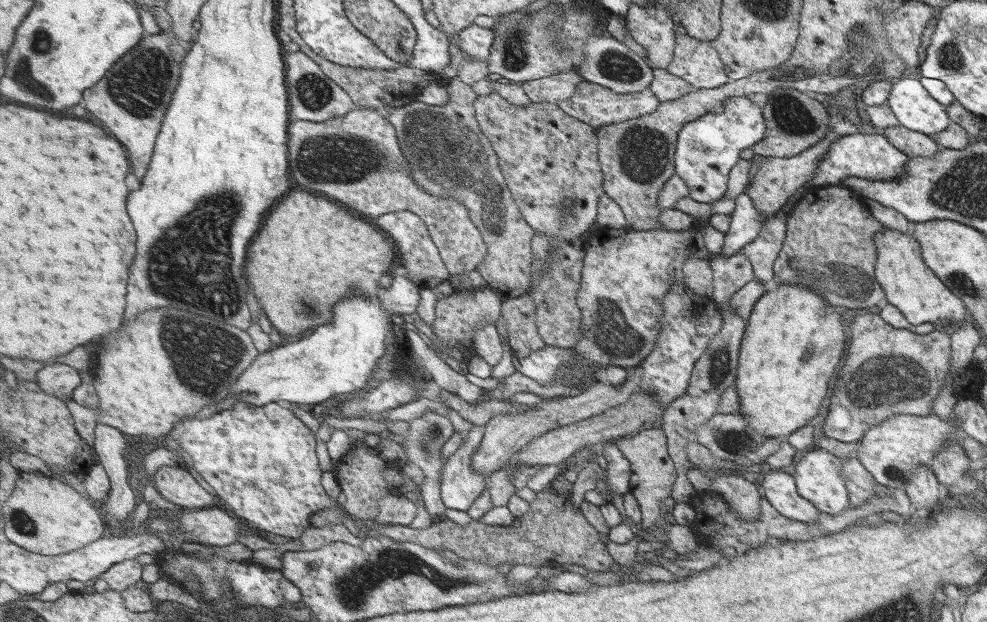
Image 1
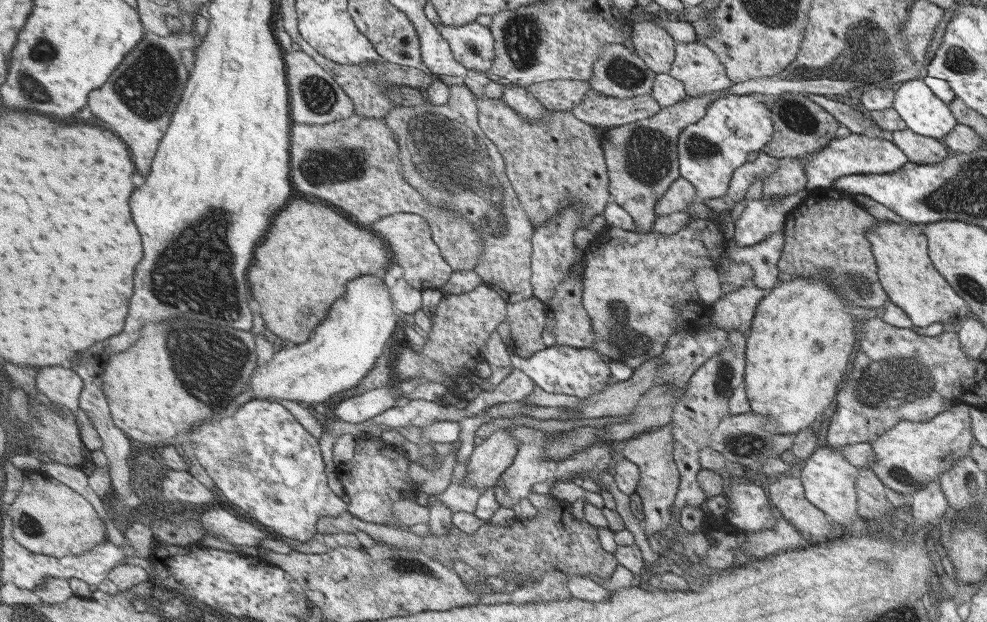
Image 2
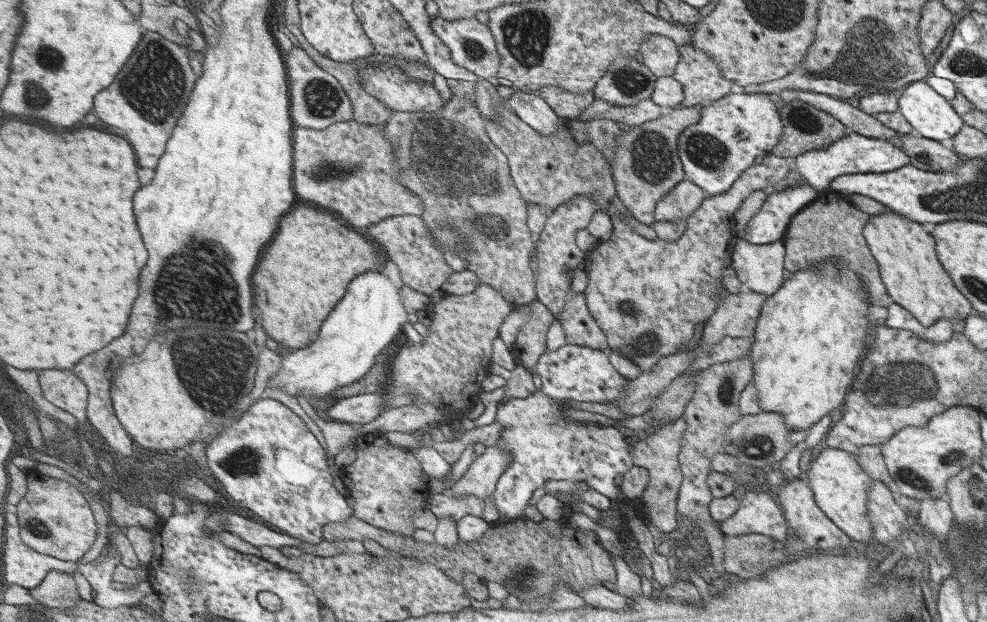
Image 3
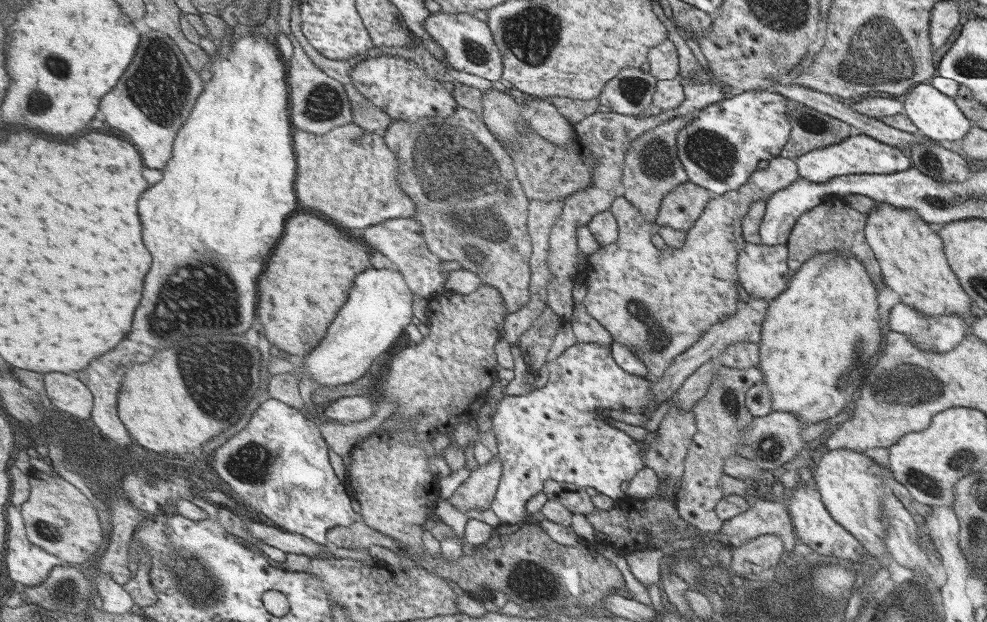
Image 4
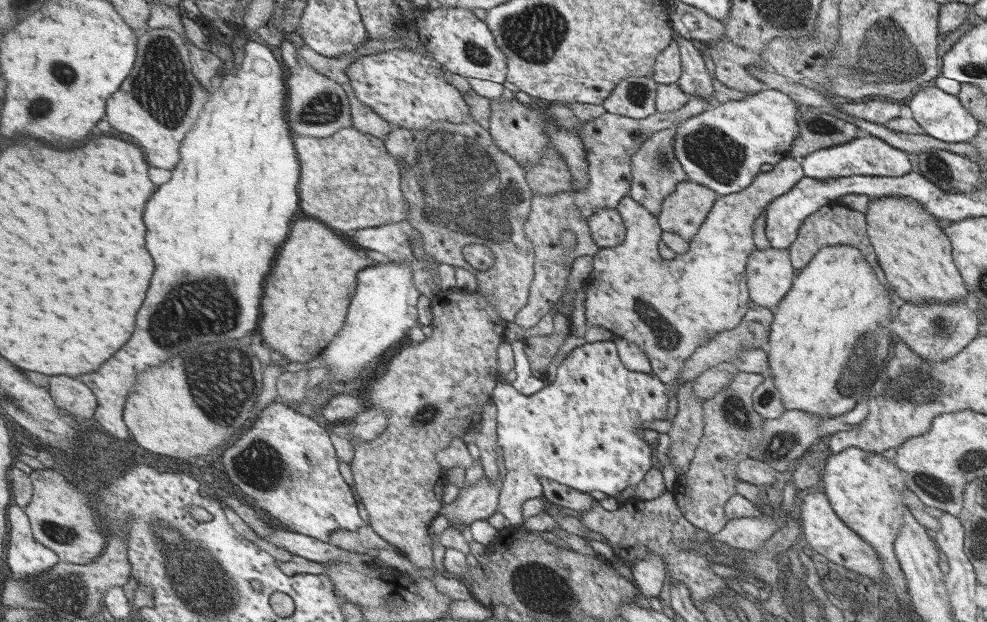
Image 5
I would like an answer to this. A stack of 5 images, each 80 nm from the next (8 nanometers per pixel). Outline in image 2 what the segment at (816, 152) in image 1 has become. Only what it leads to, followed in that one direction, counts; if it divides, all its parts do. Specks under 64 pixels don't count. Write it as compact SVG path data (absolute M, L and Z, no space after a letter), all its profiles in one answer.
M799 157L781 160L778 170L762 178L761 199L774 199L779 195L790 195L805 189L806 173Z

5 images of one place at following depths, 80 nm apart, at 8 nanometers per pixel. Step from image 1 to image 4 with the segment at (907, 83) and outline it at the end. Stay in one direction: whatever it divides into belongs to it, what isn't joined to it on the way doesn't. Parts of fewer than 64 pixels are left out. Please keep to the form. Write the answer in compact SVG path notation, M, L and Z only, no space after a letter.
M928 82L916 84L915 88L911 88L901 98L901 101L907 118L917 128L918 134L925 135L935 143L940 140L961 140L971 128L971 120L963 114L955 100L950 96L945 96Z

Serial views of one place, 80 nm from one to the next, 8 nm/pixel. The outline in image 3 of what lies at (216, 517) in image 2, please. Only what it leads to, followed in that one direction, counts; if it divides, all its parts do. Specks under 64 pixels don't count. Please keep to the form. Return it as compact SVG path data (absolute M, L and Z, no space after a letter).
M223 514L226 518L225 530L235 534L244 541L255 547L271 546L273 548L283 548L283 546L297 547L303 544L304 540L268 526L264 522L247 520L237 514Z

